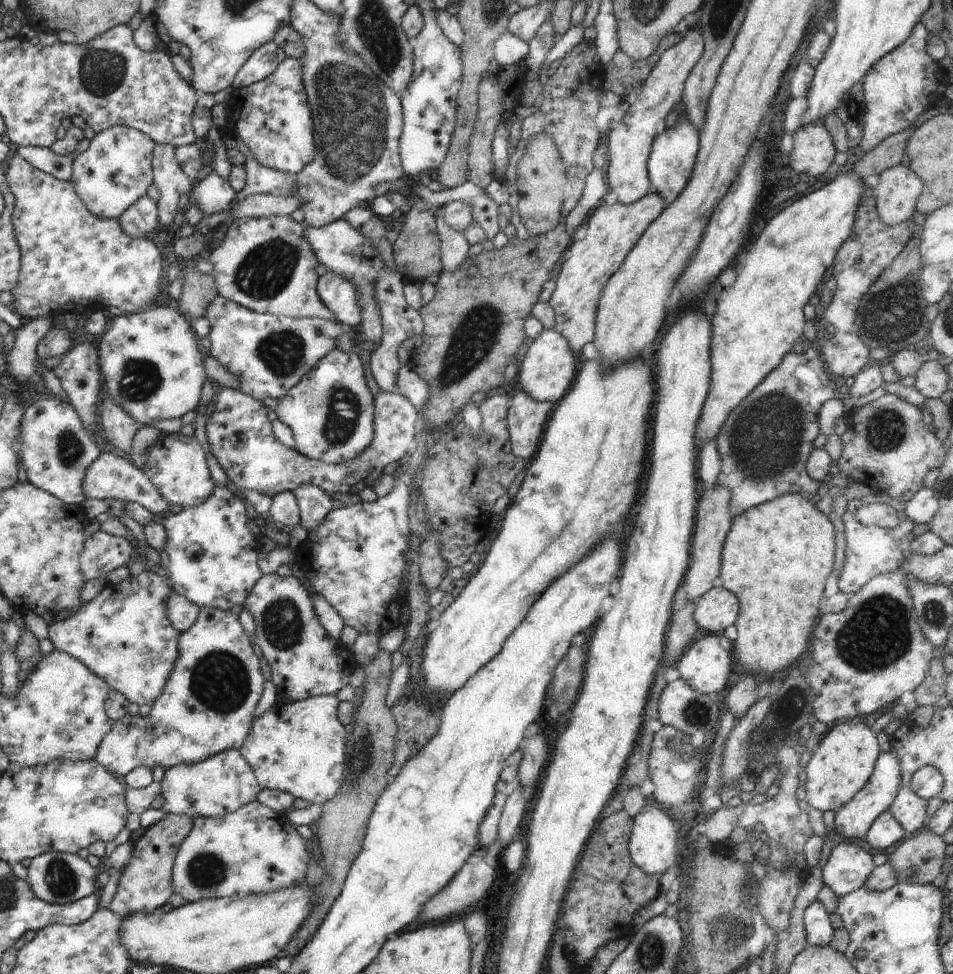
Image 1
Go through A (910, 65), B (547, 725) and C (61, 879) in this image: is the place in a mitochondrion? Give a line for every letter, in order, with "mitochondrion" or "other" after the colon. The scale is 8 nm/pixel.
A: other
B: other
C: mitochondrion

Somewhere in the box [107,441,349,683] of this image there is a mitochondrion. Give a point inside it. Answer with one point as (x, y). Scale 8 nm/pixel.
(282, 624)

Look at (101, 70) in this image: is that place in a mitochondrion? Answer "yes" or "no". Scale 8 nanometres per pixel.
yes

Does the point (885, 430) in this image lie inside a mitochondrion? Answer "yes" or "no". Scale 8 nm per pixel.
yes

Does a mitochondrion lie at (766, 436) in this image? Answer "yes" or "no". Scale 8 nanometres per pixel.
yes

